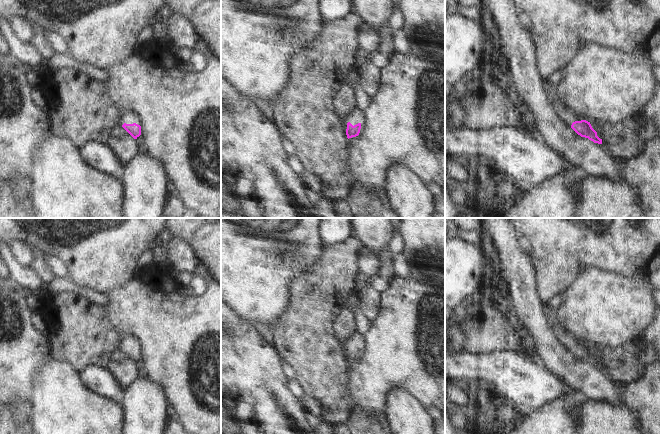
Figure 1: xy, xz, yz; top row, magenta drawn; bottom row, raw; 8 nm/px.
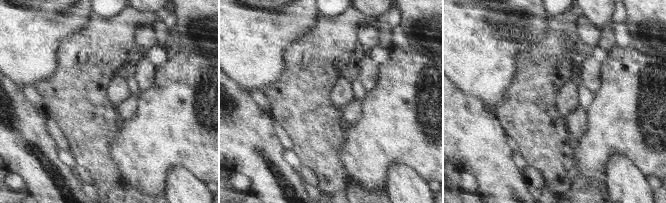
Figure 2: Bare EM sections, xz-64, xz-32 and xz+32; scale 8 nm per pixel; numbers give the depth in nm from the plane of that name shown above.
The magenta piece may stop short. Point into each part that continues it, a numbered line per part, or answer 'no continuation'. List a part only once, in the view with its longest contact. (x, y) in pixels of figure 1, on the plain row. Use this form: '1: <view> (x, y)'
1: xz (356, 340)

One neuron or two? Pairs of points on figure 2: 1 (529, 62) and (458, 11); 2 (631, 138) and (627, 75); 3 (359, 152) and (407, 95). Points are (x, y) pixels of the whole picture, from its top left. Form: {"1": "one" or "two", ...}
{"1": "two", "2": "one", "3": "one"}

